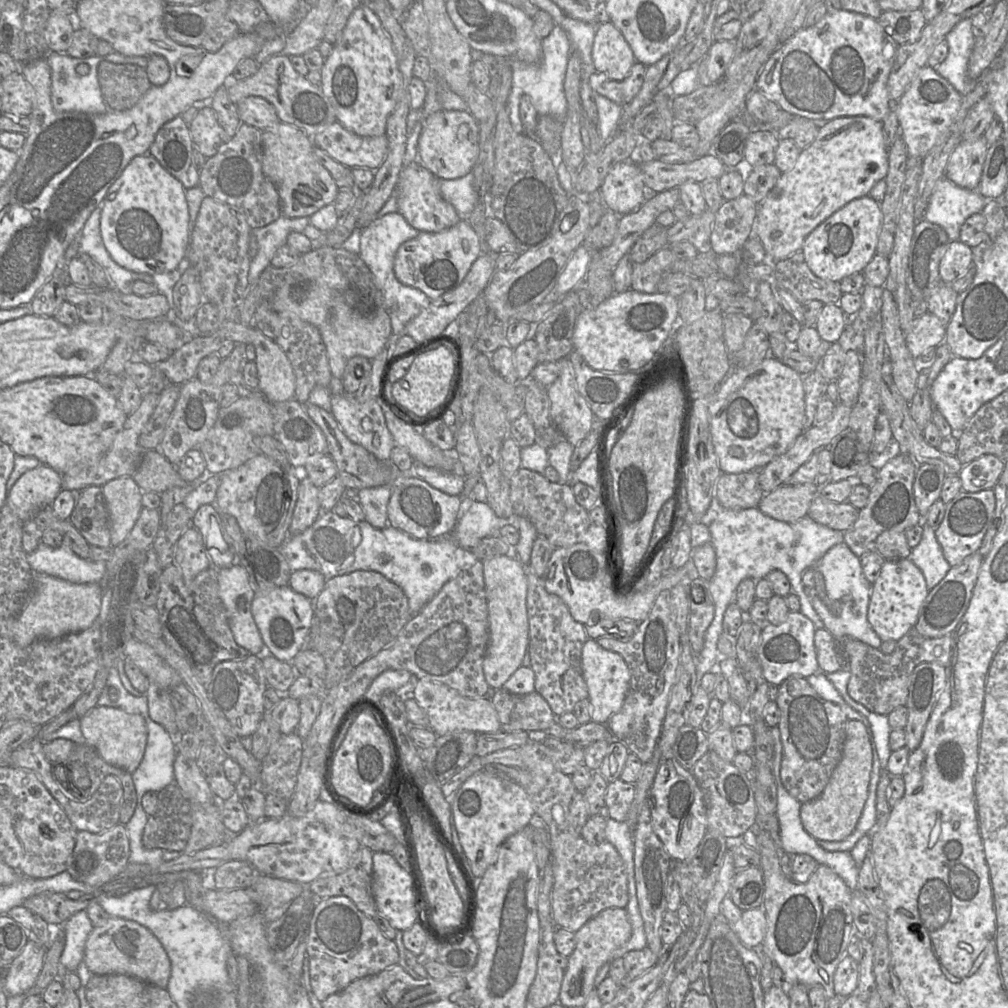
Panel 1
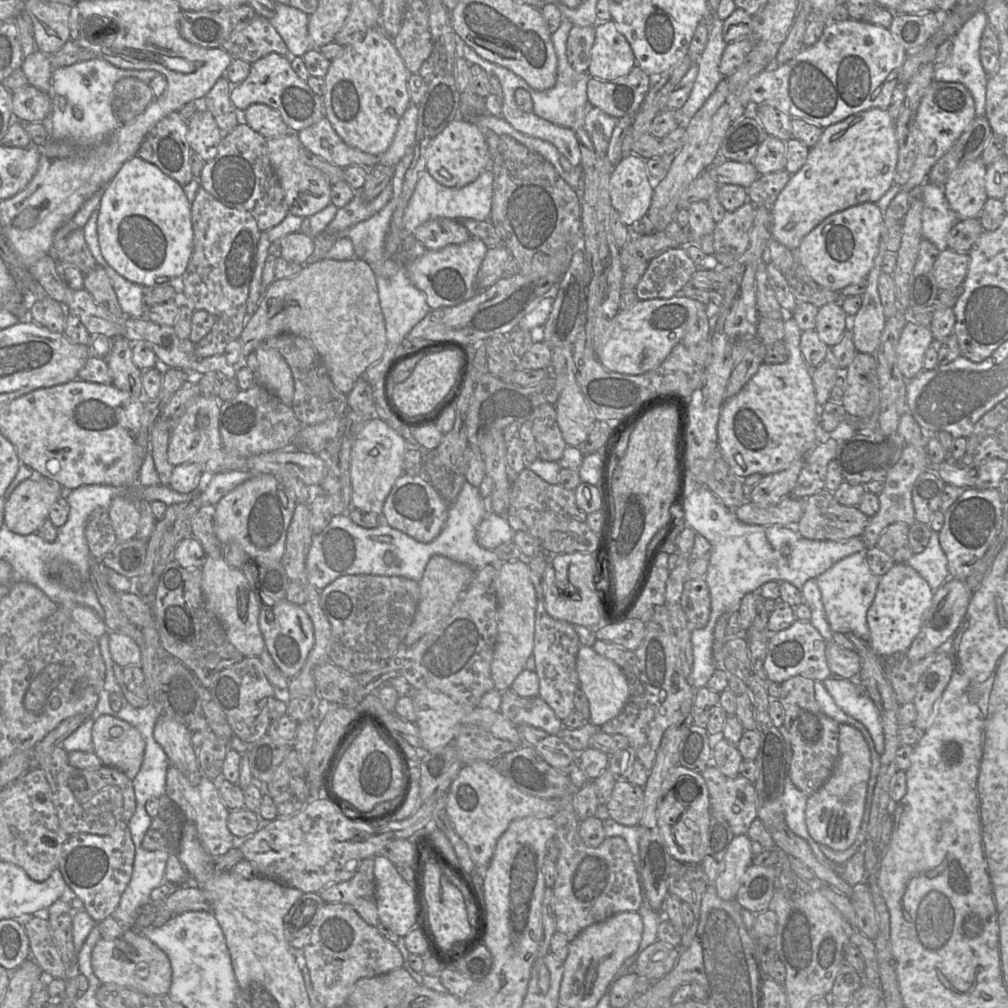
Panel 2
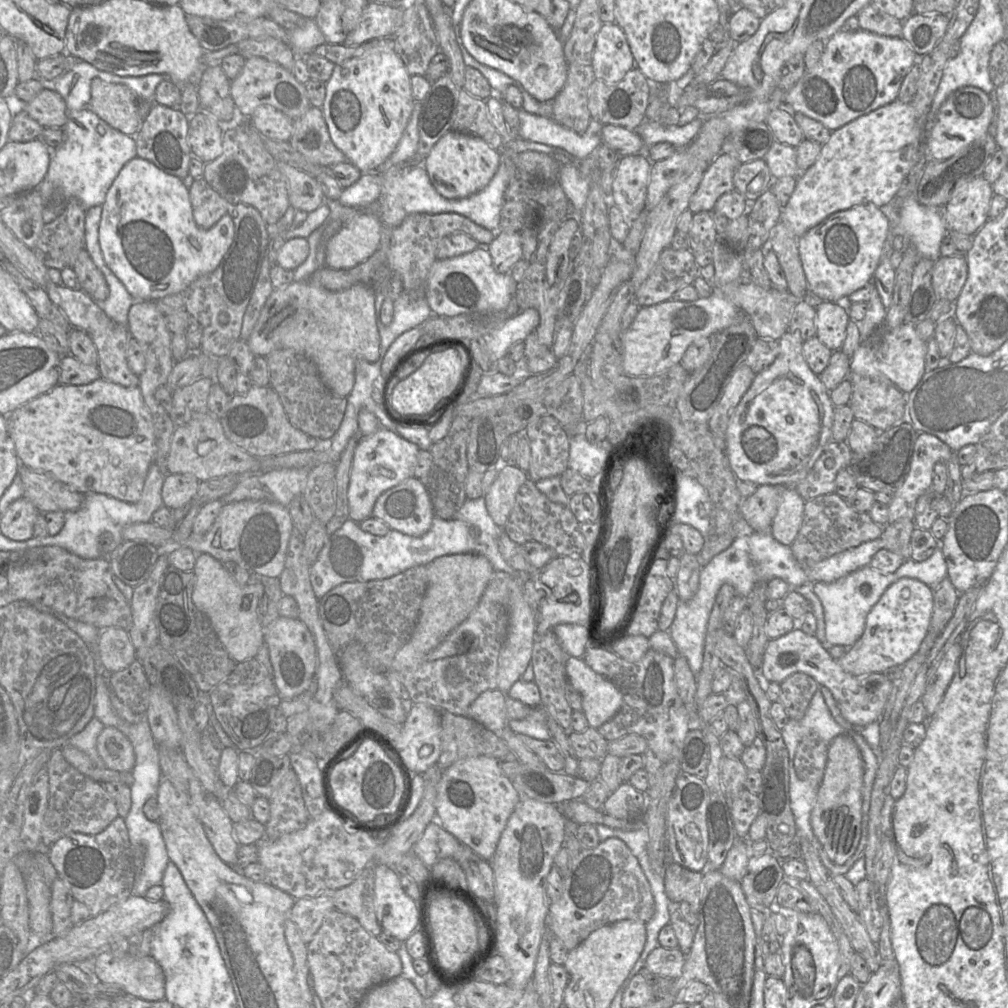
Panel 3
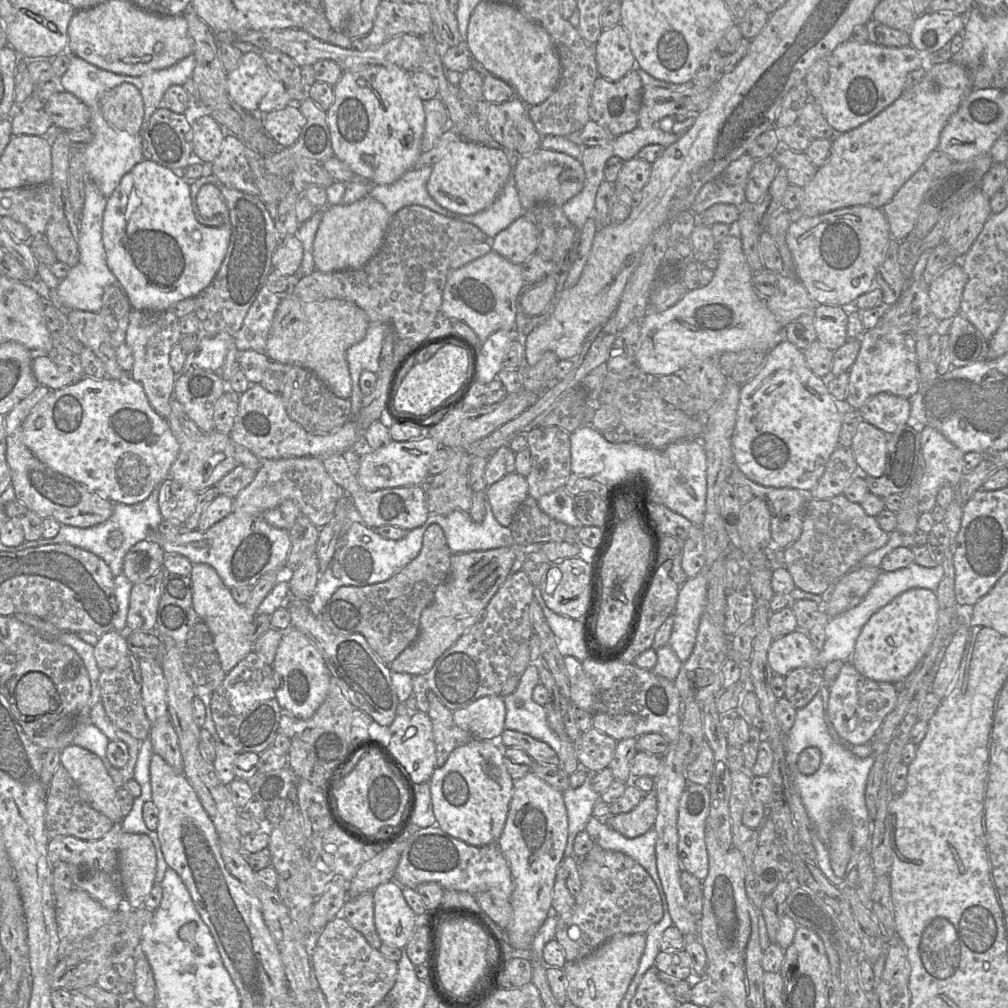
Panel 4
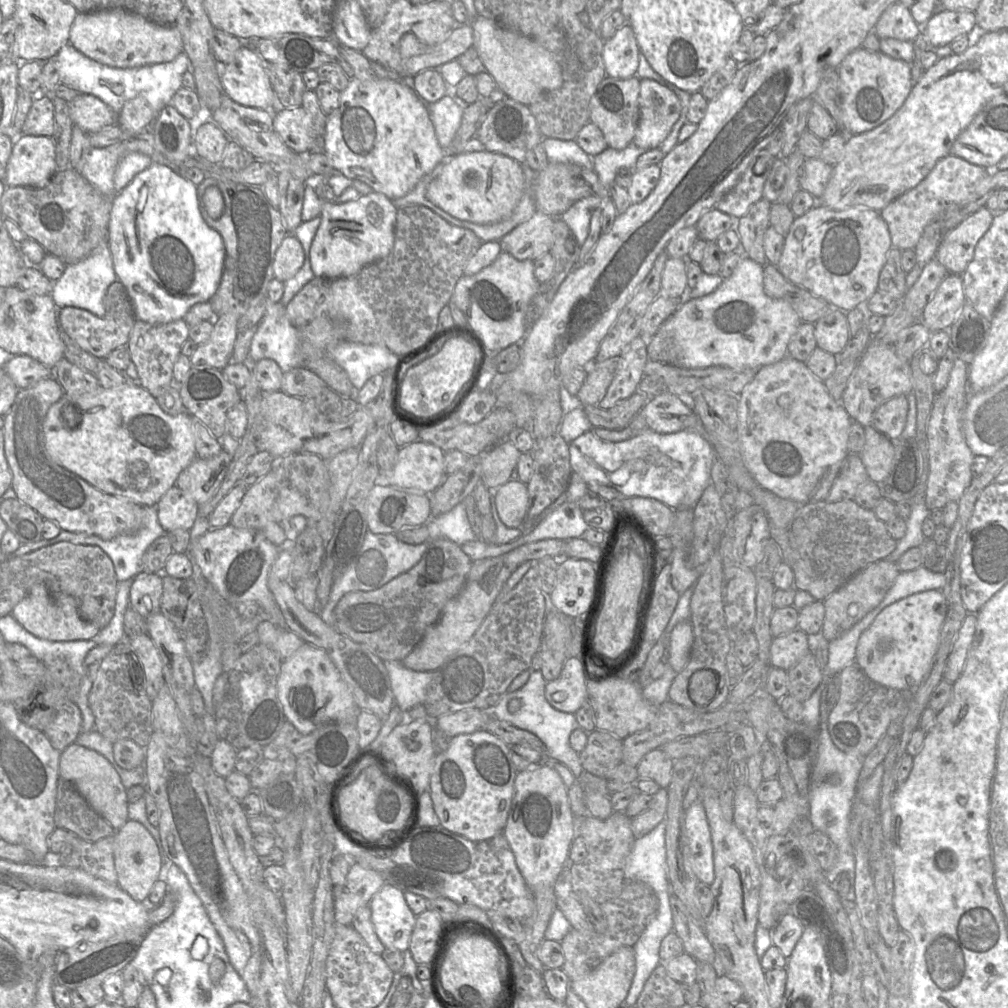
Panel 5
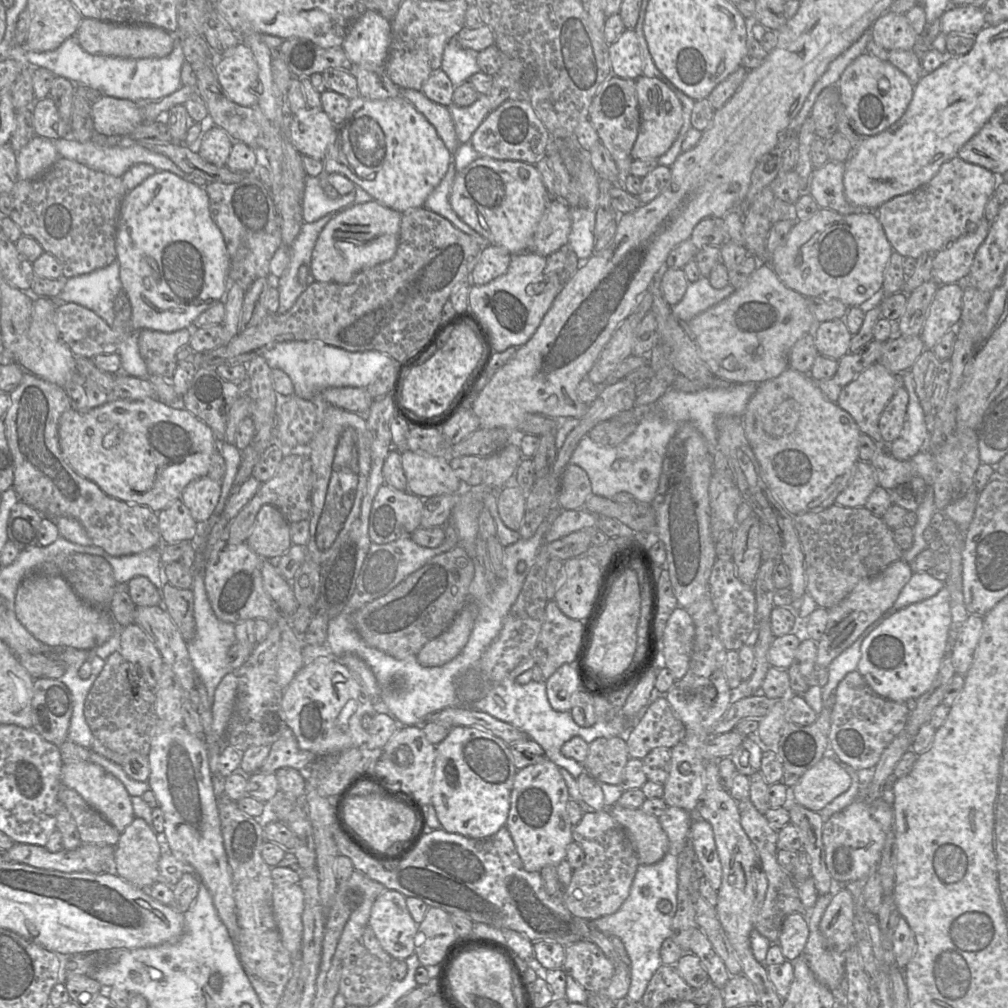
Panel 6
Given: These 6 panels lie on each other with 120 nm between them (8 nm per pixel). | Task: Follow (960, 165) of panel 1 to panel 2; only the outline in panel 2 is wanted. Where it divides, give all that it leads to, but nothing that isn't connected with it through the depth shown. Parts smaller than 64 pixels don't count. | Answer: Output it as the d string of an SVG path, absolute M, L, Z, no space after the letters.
M981 157L967 161L951 173L943 186L945 198L959 220L979 218L988 199L986 168Z

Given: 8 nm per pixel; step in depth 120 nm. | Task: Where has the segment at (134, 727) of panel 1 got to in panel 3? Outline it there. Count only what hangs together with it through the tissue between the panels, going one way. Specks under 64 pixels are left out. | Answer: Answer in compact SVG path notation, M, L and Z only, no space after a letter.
M104 727L96 741L97 751L106 768L131 772L135 765L134 749L129 739L115 727Z

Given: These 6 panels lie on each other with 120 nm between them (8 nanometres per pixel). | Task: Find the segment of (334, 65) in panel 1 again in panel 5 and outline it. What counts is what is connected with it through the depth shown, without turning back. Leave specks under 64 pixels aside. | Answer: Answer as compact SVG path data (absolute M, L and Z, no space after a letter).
M353 77L339 96L338 108L327 116L323 151L334 174L343 174L351 180L364 182L373 191L395 200L408 194L423 176L443 161L445 150L437 140L428 105L411 85L391 79L359 80Z

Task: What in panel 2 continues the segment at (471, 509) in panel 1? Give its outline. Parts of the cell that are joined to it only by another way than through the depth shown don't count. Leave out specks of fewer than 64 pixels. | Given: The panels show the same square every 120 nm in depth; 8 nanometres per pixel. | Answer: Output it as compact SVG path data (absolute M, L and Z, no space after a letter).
M489 511L477 528L476 538L480 546L494 550L513 541L514 533L505 516Z

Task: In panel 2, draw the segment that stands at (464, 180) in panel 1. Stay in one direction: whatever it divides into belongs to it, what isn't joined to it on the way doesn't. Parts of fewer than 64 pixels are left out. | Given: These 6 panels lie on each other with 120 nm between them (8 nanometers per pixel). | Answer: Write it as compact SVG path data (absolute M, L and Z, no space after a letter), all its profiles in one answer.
M424 170L415 185L403 215L403 228L407 235L413 235L418 226L435 218L450 218L454 220L474 219L477 221L490 220L493 171L484 170L479 177L460 188L450 188L439 184Z

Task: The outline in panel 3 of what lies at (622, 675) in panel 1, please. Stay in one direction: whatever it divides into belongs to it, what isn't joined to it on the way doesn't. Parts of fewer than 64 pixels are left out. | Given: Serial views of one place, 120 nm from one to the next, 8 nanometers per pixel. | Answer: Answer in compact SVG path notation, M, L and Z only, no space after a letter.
M568 657L566 673L569 683L582 697L582 711L590 727L597 729L619 711L623 701L620 690L590 668L583 658Z

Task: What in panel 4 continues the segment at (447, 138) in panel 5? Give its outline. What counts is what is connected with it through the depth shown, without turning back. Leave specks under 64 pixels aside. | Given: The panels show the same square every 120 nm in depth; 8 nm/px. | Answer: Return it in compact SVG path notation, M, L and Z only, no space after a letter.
M440 97L423 101L423 106L426 120L421 142L421 152L429 151L440 136L453 127L448 110Z

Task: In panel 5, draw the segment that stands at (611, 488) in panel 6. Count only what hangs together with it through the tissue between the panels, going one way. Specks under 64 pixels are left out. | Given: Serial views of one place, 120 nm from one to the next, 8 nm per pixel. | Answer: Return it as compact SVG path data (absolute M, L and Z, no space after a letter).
M647 428L637 436L620 441L607 442L589 430L569 444L570 466L587 484L601 484L615 488L624 497L650 497L672 509L694 508L706 487L711 483L711 469L716 459L708 440L699 433L682 430L675 433L657 433Z

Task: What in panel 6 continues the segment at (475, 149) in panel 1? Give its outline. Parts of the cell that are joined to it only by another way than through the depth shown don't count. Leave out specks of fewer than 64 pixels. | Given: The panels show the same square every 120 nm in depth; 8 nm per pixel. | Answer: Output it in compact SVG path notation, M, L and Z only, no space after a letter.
M480 156L455 175L449 202L457 216L490 244L508 250L512 255L532 248L532 238L550 200L541 174L534 164L516 160L498 160Z

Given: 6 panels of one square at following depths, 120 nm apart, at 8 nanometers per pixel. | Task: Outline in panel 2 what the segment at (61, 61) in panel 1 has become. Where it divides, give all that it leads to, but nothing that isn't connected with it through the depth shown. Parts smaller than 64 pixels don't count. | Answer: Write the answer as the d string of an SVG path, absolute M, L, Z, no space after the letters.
M101 58L55 67L51 76L52 110L49 116L50 137L56 141L73 142L82 149L106 140L122 124L113 112L114 86L123 78L137 78L150 84L158 76L155 70L126 70Z

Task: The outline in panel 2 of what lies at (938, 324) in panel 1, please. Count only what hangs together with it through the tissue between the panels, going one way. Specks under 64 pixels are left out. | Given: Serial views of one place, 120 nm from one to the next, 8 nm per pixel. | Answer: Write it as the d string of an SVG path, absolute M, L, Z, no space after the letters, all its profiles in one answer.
M908 319L897 345L897 362L904 378L909 381L923 371L924 356L931 344L935 343L929 326L920 325Z

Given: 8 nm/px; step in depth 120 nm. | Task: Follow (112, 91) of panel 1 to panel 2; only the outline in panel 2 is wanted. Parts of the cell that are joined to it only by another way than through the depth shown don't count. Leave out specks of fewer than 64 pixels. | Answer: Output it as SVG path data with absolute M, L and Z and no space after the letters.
M137 78L120 79L114 86L113 112L121 123L126 123L143 113L153 101L150 85Z

